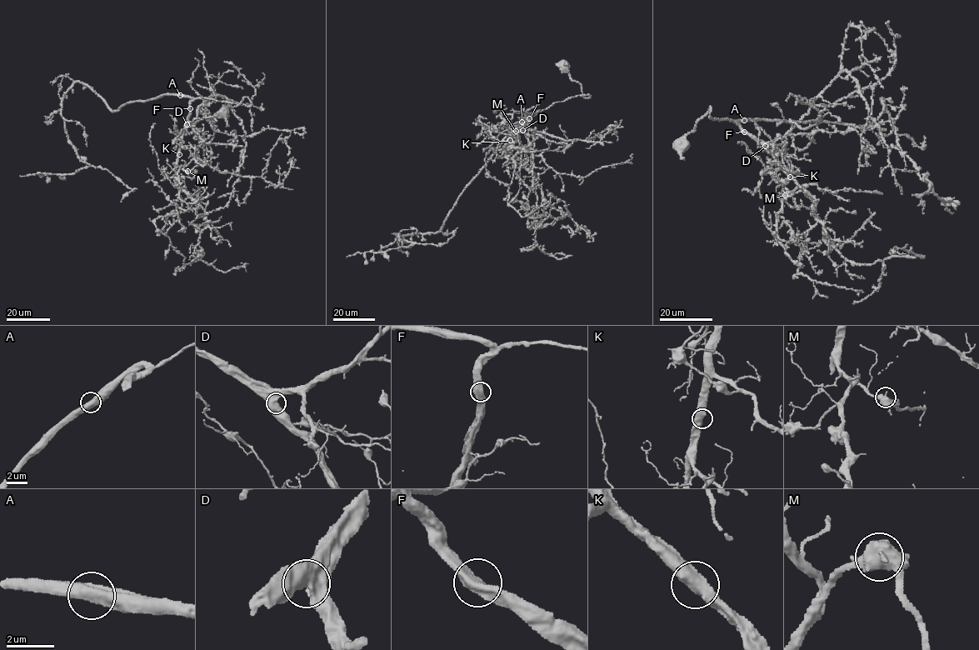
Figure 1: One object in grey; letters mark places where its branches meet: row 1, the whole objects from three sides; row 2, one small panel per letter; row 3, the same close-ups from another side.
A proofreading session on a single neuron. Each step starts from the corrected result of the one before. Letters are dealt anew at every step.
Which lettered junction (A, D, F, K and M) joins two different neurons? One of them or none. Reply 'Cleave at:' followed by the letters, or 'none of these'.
Cleave at: none of these

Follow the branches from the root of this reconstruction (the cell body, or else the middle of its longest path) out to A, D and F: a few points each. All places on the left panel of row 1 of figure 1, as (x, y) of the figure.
A: (222, 111), (241, 103), (245, 97), (252, 103), (247, 106), (180, 95)
D: (222, 111), (241, 103), (245, 97), (252, 103), (247, 106), (205, 97), (194, 99), (187, 124)
F: (222, 111), (241, 103), (245, 97), (252, 103), (247, 106), (199, 97), (193, 99), (190, 108)

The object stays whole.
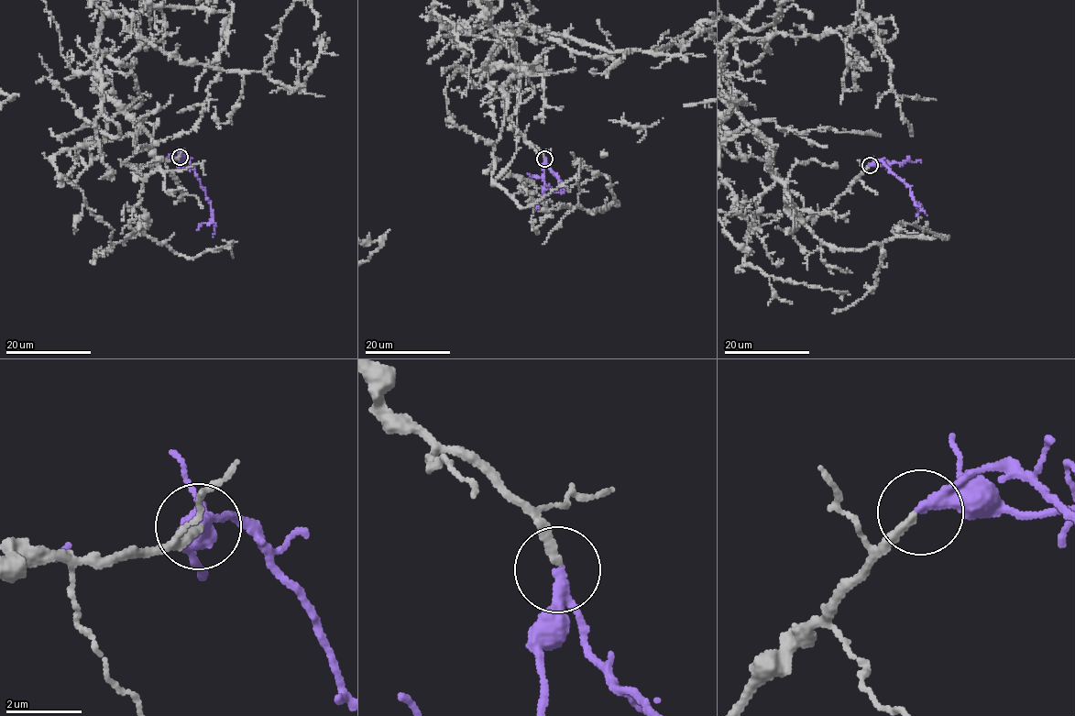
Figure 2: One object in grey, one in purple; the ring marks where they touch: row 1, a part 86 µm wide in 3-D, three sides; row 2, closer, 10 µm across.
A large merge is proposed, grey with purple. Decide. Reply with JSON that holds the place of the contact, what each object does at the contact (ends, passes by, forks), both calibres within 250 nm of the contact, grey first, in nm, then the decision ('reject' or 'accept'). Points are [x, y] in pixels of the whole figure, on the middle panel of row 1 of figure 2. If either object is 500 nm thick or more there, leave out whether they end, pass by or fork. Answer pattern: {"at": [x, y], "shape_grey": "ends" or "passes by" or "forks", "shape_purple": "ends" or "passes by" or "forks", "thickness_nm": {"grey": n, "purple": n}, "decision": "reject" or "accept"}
{"at": [544, 159], "shape_grey": "ends", "shape_purple": "ends", "thickness_nm": {"grey": 220, "purple": 320}, "decision": "accept"}

